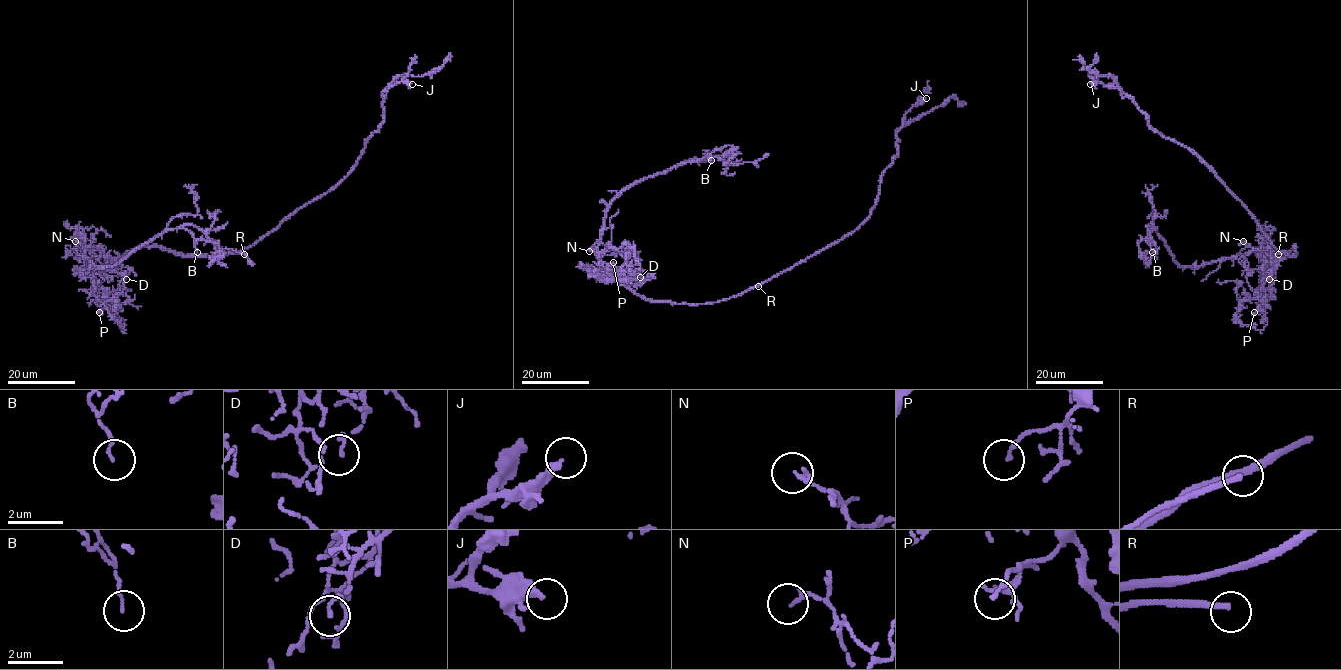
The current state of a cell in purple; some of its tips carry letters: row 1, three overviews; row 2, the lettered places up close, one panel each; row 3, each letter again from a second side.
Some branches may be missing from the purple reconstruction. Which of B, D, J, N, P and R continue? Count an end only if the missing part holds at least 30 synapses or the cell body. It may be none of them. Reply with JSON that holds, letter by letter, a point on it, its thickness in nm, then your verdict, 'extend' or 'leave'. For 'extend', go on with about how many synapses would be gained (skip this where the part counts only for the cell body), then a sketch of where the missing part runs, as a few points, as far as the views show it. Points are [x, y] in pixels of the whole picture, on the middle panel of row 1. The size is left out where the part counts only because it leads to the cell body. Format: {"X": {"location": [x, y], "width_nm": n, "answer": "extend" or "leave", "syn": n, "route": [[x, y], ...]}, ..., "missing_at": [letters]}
{"B": {"location": [711, 160], "width_nm": 100, "answer": "leave"}, "D": {"location": [640, 277], "width_nm": 120, "answer": "leave"}, "J": {"location": [926, 98], "width_nm": 280, "answer": "leave"}, "N": {"location": [589, 251], "width_nm": 180, "answer": "leave"}, "P": {"location": [613, 262], "width_nm": 160, "answer": "leave"}, "R": {"location": [758, 286], "width_nm": 200, "answer": "extend", "route": [[758, 286], [781, 277], [788, 295]]}, "missing_at": ["R"]}

